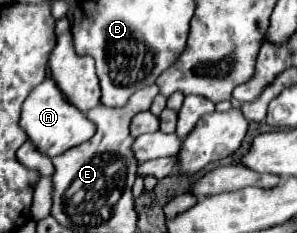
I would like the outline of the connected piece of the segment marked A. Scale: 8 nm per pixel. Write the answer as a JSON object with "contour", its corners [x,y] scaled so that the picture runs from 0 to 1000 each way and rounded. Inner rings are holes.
{"contour":[[[155,335],[88,421],[88,438],[74,455],[67,549],[88,567],[94,601],[114,618],[114,635],[168,678],[202,670],[222,644],[236,644],[236,635],[249,635],[249,627],[263,627],[316,584],[316,532],[283,489],[269,489],[269,472],[256,472],[249,455],[236,455],[222,438],[222,421],[189,378],[175,335]]]}

